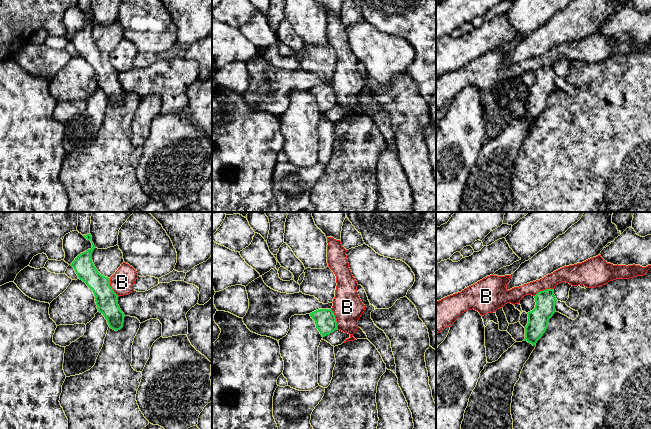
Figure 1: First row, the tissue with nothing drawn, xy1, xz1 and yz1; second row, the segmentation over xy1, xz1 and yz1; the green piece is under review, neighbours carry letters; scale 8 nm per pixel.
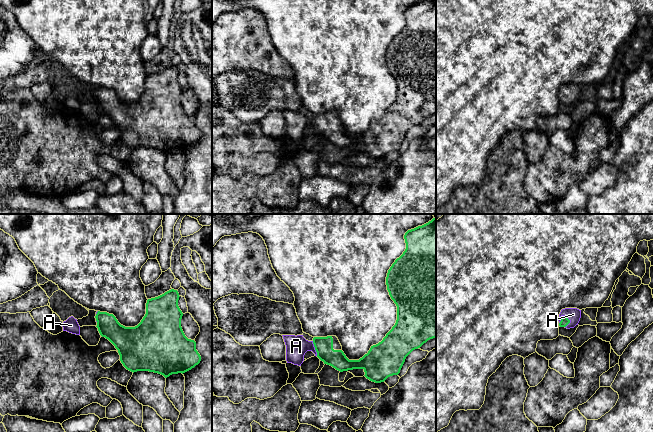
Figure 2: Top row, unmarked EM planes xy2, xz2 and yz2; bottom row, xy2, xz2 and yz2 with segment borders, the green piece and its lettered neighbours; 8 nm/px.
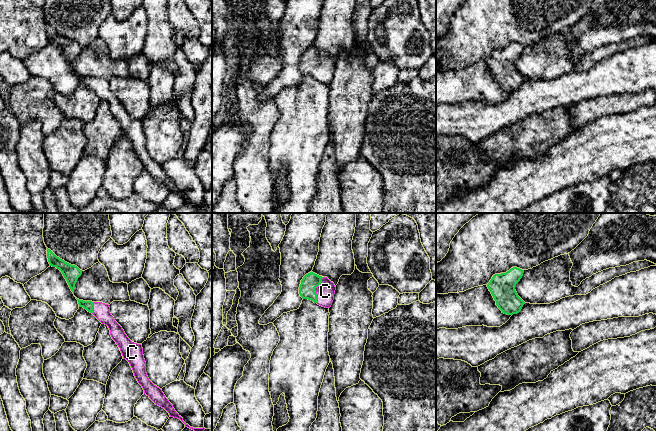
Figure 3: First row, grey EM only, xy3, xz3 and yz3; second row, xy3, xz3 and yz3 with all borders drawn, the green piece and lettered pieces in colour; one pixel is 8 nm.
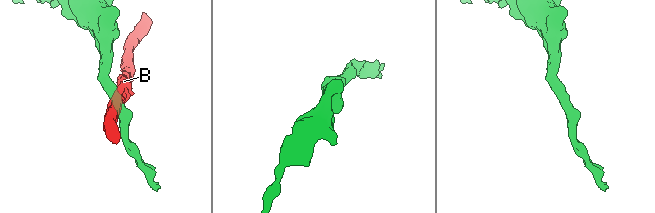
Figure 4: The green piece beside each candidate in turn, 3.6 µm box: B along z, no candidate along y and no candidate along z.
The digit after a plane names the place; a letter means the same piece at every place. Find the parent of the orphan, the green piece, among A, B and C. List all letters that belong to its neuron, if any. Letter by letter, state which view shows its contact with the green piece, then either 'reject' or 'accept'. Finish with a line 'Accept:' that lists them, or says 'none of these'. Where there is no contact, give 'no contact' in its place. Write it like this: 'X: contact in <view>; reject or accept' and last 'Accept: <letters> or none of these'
A: contact in yz2; accept
B: contact in xz1; reject
C: contact in xz3; accept
Accept: A, C

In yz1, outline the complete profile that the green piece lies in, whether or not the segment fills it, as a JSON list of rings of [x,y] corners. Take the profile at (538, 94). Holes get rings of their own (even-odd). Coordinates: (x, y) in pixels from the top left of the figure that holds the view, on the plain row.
[[[546,65],[538,68],[535,72],[535,84],[528,88],[528,99],[525,103],[525,115],[536,122],[537,117],[545,109],[549,95],[556,88],[555,79],[557,77],[554,71],[554,65]]]

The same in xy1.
[[[91,10],[83,12],[91,17],[92,24],[78,31],[70,41],[78,54],[93,67],[97,85],[103,90],[109,103],[118,107],[123,103],[125,93],[118,81],[119,72],[111,64],[110,54],[101,51],[92,37],[95,22]]]

